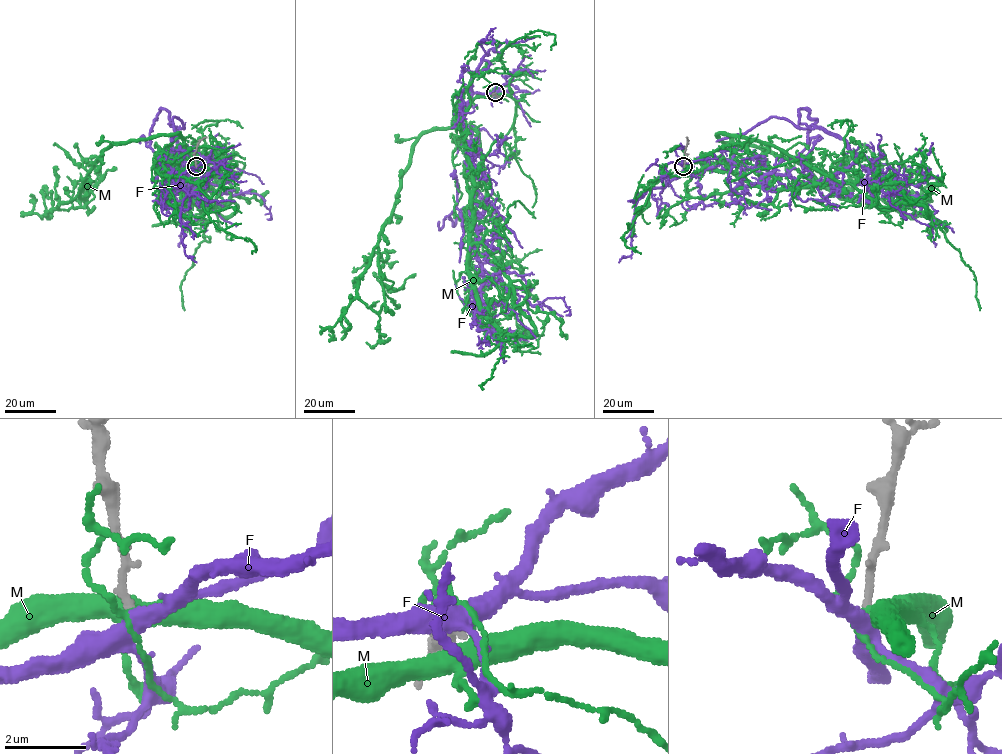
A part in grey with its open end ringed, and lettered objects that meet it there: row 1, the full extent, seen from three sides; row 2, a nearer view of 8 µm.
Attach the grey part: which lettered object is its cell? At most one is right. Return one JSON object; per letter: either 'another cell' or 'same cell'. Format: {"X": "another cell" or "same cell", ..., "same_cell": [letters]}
{"F": "same cell", "M": "another cell", "same_cell": ["F"]}

